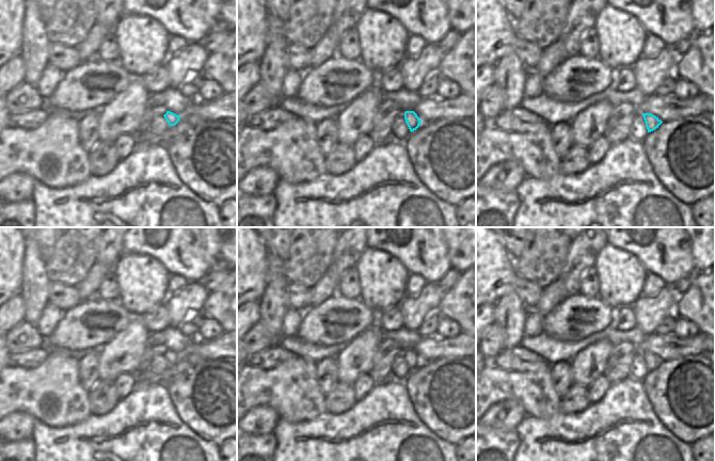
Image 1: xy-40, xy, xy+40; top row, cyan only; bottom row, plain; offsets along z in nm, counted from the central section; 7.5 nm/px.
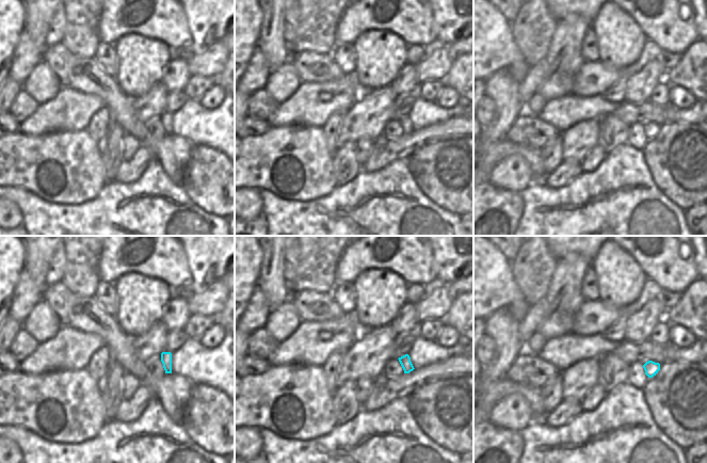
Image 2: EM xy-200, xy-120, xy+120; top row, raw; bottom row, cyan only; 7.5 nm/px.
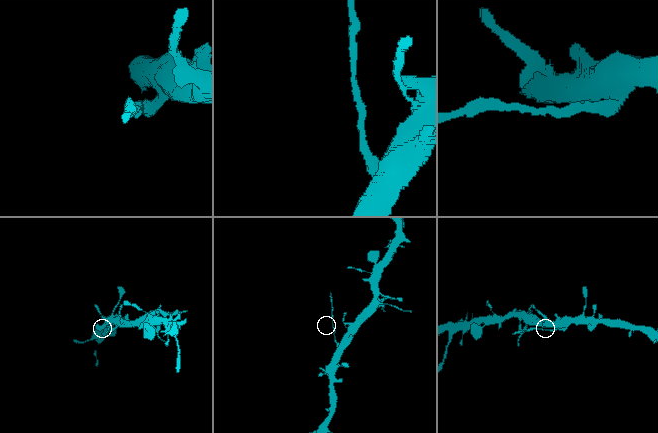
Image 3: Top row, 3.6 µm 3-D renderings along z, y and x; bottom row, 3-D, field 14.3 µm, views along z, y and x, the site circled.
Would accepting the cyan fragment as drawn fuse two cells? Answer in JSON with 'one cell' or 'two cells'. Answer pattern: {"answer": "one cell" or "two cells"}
{"answer": "two cells"}

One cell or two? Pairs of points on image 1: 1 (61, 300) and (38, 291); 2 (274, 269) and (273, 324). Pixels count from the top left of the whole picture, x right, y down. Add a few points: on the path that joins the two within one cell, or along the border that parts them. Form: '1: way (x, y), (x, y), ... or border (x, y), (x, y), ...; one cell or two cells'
1: border (50, 282), (47, 302); two cells
2: way (274, 283), (273, 311); one cell

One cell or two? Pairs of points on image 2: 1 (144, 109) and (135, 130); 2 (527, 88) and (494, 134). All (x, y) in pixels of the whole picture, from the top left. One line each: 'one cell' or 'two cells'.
1: two cells
2: two cells

